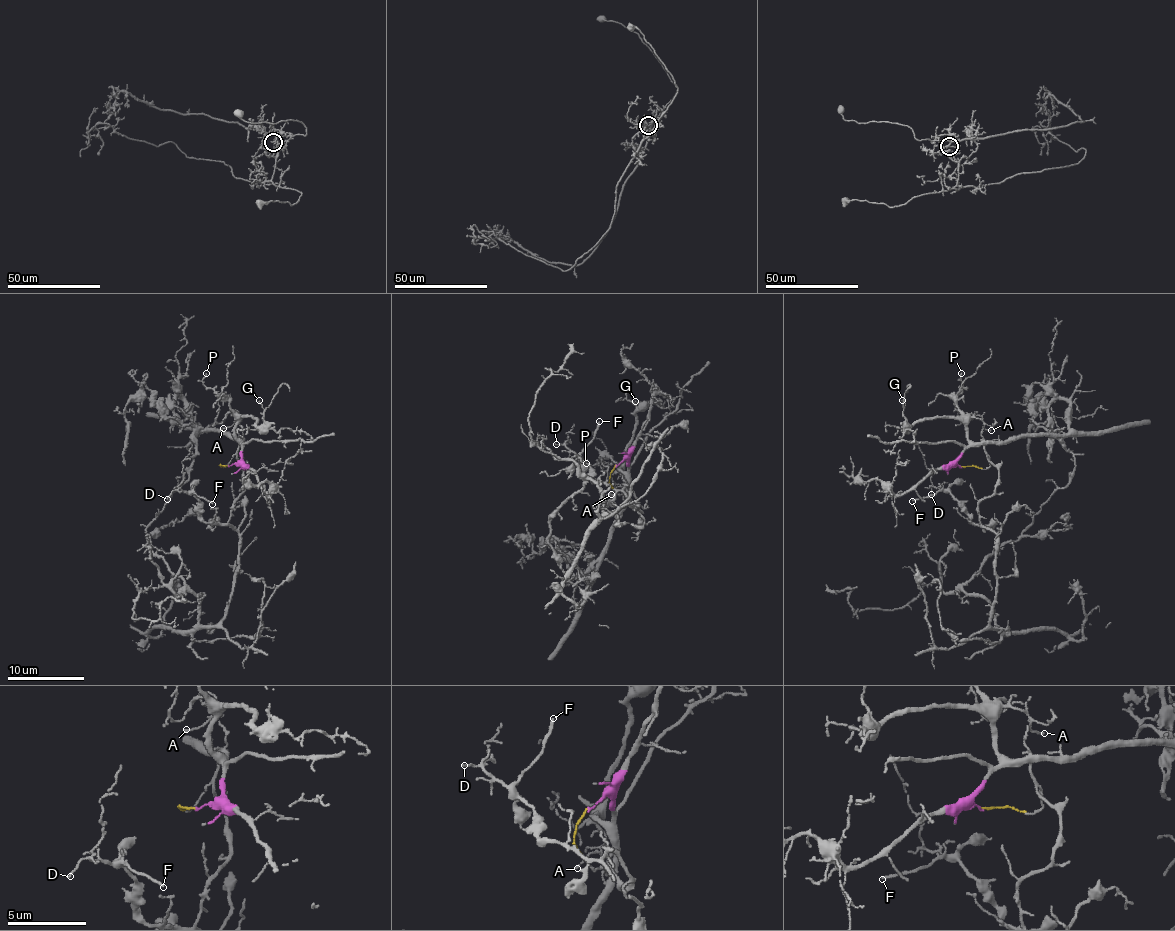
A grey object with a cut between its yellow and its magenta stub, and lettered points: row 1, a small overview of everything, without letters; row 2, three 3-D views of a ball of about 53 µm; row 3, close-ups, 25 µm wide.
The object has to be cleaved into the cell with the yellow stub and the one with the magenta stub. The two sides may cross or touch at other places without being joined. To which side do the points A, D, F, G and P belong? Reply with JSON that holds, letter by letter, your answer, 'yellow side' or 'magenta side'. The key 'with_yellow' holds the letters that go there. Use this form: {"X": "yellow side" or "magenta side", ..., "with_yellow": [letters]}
{"A": "magenta side", "D": "yellow side", "F": "yellow side", "G": "magenta side", "P": "magenta side", "with_yellow": ["D", "F"]}

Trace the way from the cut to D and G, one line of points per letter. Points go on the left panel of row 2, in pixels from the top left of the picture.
D: (228, 465), (220, 466), (234, 454), (244, 488), (226, 523), (202, 518), (192, 494), (174, 490), (167, 499)
G: (228, 465), (237, 463), (241, 458), (235, 425), (243, 416), (254, 418), (259, 426), (263, 415), (260, 400)

